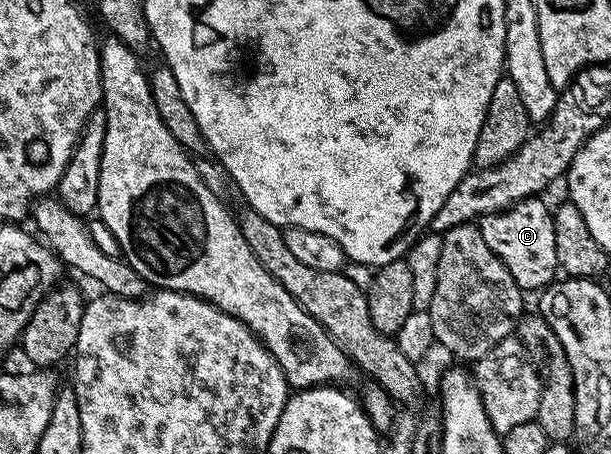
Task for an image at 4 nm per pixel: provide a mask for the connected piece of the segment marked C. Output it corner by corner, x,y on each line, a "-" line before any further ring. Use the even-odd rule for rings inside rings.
543,198
522,200
503,212
479,217
477,223
481,238
485,238
489,250
493,250
493,254
505,262
519,288
542,290
556,279
560,267
557,262
557,246
553,242
553,212
550,207
547,209

